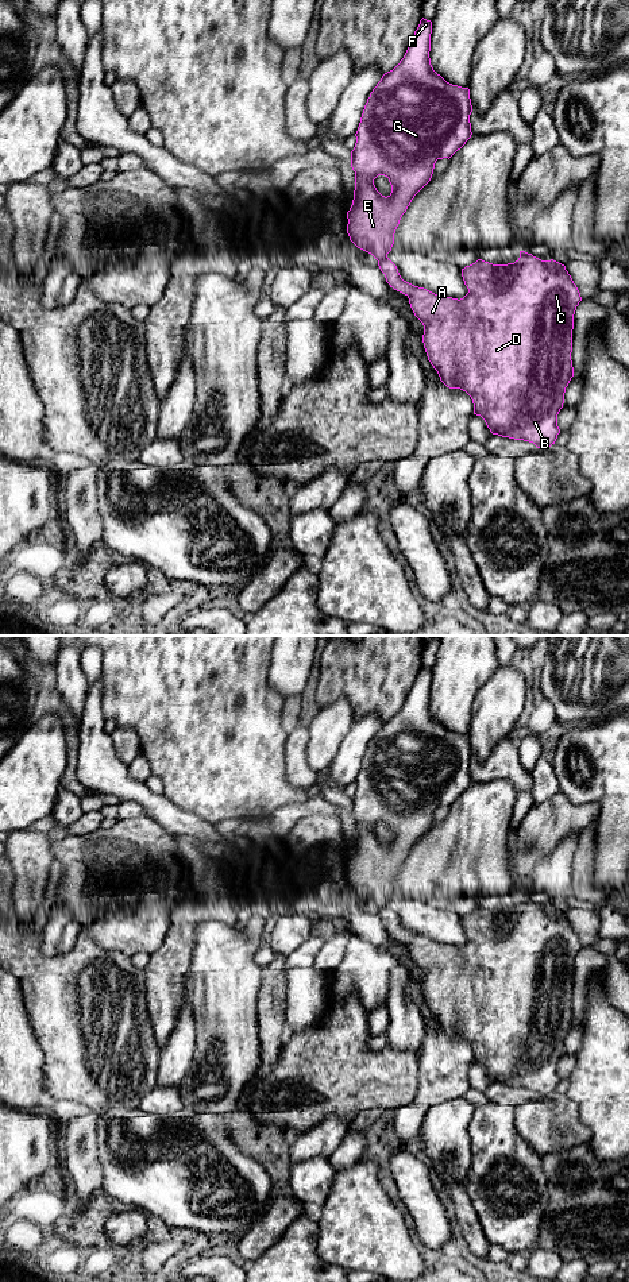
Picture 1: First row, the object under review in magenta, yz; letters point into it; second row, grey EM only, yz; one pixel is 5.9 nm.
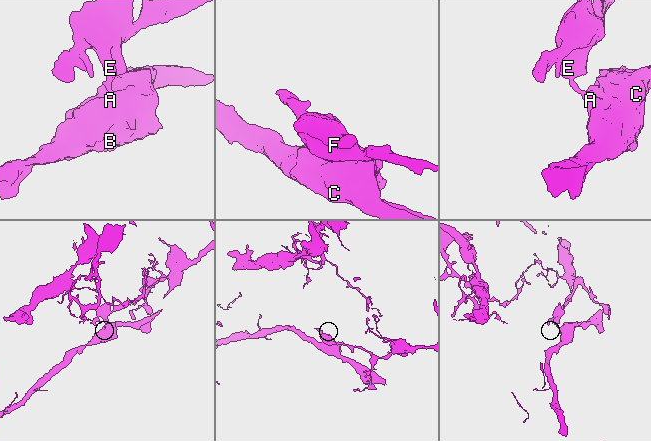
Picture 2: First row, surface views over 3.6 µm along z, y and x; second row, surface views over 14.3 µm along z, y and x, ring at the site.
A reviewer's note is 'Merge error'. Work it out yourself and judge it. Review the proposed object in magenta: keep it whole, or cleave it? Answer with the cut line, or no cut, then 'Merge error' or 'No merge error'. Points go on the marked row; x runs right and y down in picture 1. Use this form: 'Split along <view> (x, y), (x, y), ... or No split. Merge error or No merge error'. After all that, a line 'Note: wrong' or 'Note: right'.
Split along yz (386, 257), (378, 262). Merge error
Note: right

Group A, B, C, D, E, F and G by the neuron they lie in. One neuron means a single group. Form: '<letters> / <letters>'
A B C D / E F G

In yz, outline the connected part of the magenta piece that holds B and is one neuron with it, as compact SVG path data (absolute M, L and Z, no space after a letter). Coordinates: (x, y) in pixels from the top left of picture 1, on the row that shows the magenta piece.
M525 251L508 264L478 259L462 269L468 293L460 300L404 281L389 258L378 266L390 287L409 298L414 316L422 323L424 348L440 381L471 397L474 414L485 420L490 432L533 443L540 449L555 444L560 433L557 414L574 377L574 314L582 301L566 266Z

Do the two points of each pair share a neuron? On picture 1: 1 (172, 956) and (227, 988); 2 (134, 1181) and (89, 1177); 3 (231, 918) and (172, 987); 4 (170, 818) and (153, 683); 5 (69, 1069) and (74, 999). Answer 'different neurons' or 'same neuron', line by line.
1: different neurons
2: different neurons
3: same neuron
4: different neurons
5: same neuron

